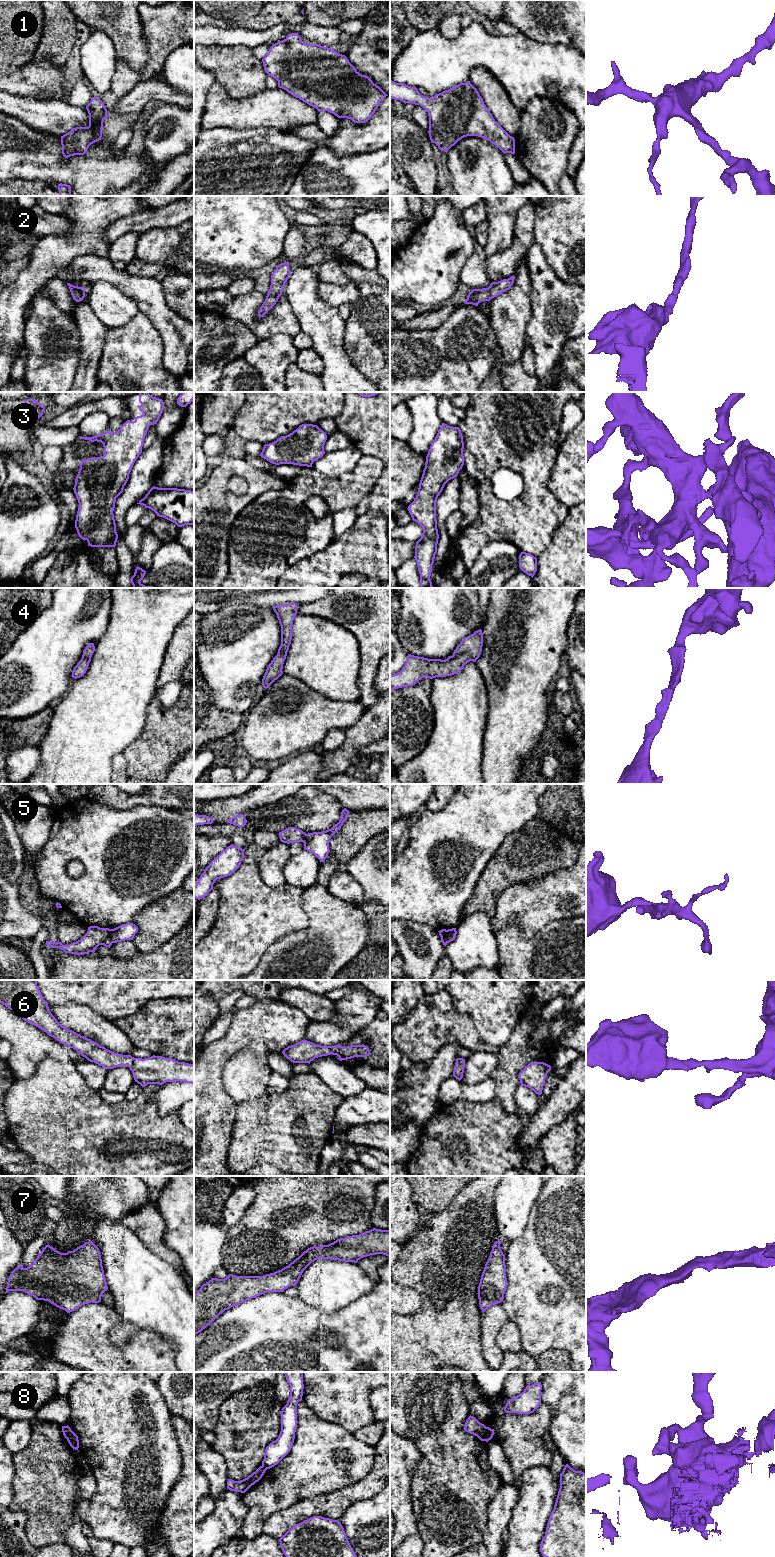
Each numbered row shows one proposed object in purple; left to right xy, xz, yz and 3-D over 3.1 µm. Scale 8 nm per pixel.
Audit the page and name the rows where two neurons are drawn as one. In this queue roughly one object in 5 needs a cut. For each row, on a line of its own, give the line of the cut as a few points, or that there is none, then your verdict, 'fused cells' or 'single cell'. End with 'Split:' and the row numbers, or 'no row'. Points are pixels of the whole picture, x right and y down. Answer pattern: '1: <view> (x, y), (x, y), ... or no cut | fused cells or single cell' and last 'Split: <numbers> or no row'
1: no cut | single cell
2: no cut | single cell
3: no cut | single cell
4: no cut | single cell
5: yz (445, 930), (441, 936), (448, 942) | fused cells
6: no cut | single cell
7: no cut | single cell
8: yz (485, 1426), (484, 1440) | fused cells
Split: 5, 8

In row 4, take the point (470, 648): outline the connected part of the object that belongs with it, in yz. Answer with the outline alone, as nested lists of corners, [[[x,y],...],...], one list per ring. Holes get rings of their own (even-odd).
[[[479,629],[465,637],[456,647],[453,655],[445,660],[428,659],[408,654],[402,670],[397,674],[390,675],[390,691],[413,686],[424,677],[433,679],[457,674],[468,662],[476,662],[481,655],[482,646],[483,634]]]

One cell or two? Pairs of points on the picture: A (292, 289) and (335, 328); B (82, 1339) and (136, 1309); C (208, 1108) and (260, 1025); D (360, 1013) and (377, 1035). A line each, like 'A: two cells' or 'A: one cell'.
A: one cell
B: two cells
C: one cell
D: two cells

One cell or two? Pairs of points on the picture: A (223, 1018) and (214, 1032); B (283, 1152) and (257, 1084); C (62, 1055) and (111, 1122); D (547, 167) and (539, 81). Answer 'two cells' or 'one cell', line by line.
A: one cell
B: two cells
C: two cells
D: two cells

